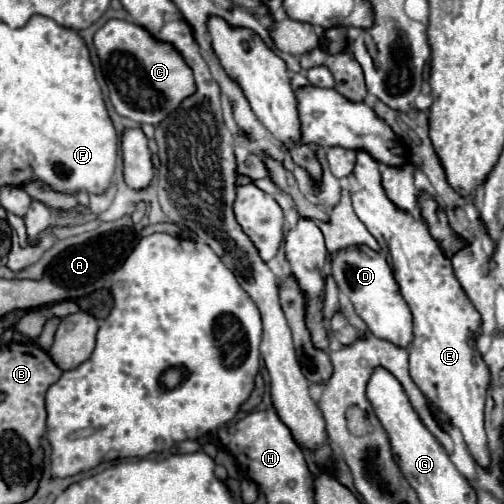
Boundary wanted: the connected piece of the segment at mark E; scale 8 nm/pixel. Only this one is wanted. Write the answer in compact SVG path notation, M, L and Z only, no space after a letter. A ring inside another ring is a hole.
M363 150L357 154L355 170L349 174L351 200L355 214L381 244L387 262L401 288L405 302L413 312L413 342L409 346L409 372L419 390L457 426L463 434L469 454L483 470L489 470L491 454L485 434L485 396L491 384L491 372L475 348L475 334L481 328L481 314L475 310L459 280L453 274L451 260L429 236L425 224L415 224L407 212L397 212L381 188L379 164Z

